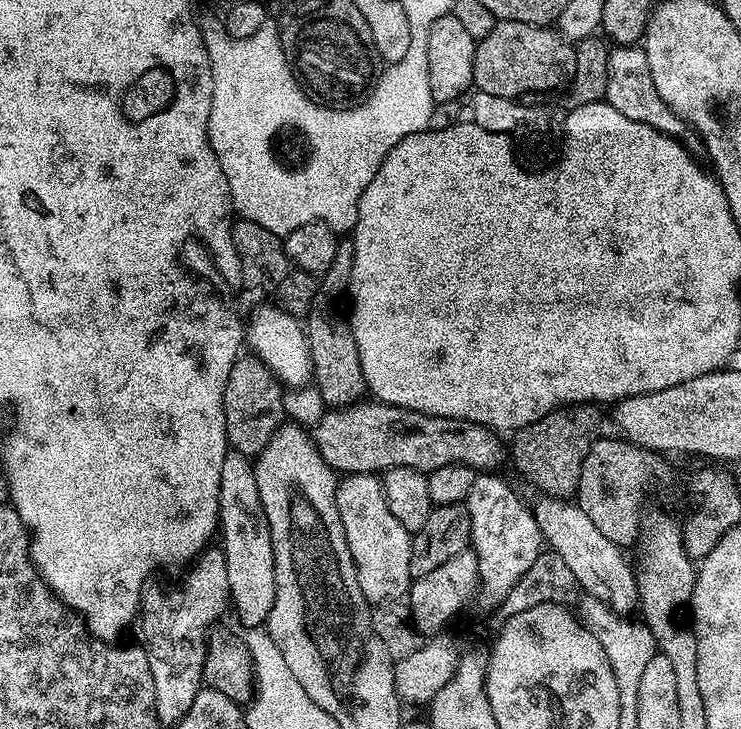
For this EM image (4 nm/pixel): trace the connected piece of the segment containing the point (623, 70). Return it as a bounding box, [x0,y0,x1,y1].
[604,46,702,154]

